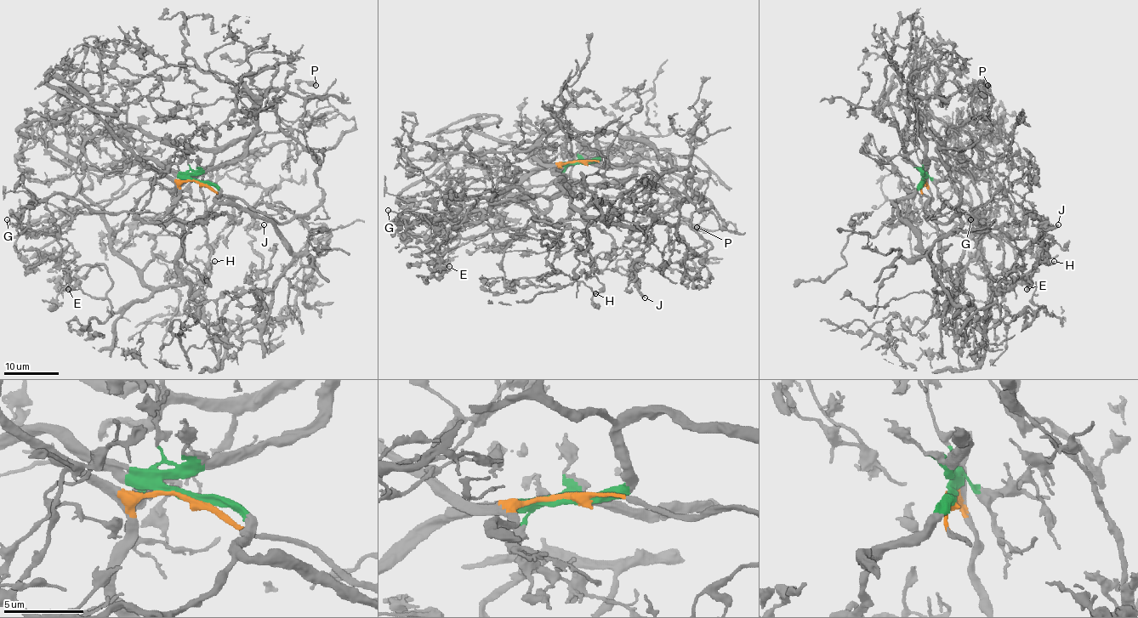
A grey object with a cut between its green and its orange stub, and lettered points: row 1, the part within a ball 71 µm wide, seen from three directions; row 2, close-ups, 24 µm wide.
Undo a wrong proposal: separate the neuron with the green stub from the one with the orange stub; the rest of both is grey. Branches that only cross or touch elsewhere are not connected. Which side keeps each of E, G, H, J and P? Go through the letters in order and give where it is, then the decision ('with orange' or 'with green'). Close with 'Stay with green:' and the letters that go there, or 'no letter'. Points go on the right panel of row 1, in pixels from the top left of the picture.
E: place (1027, 289); with orange
G: place (970, 219); with orange
H: place (1054, 261); with orange
J: place (1058, 224); with orange
P: place (987, 85); with orange
Stay with green: no letter

